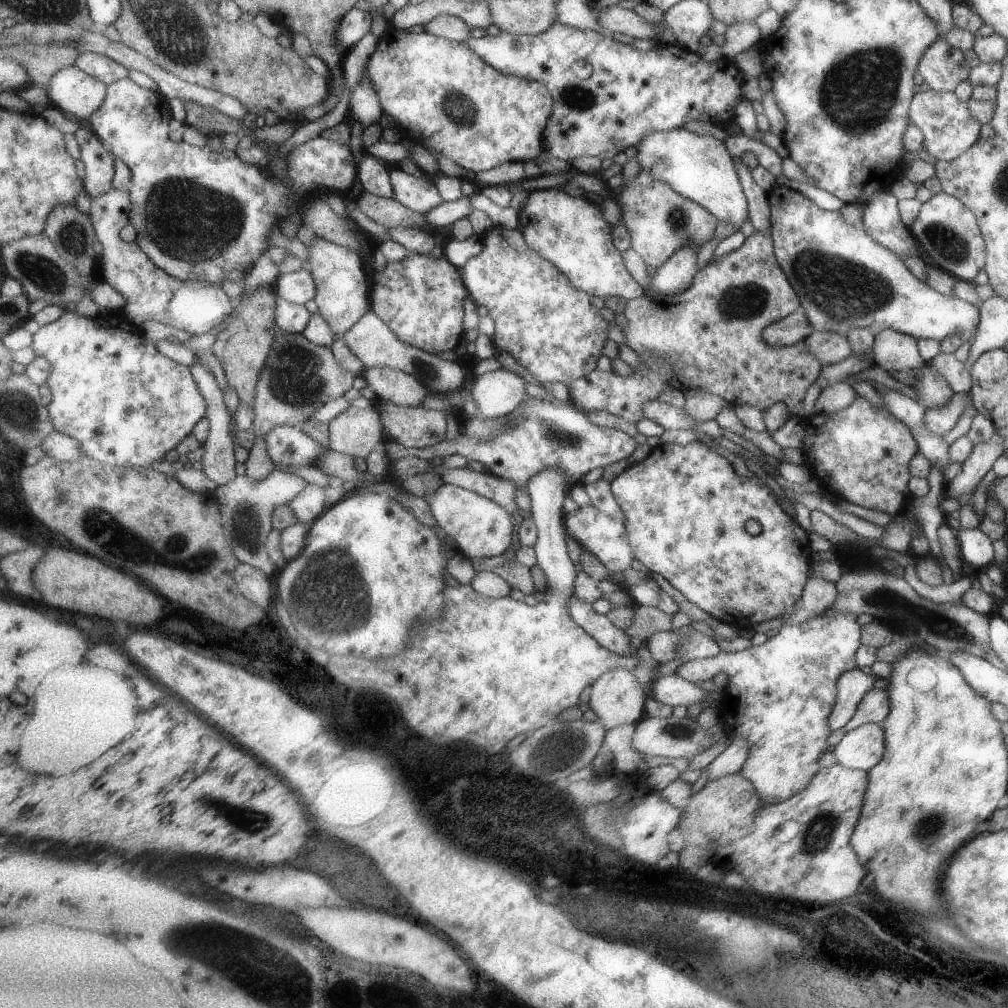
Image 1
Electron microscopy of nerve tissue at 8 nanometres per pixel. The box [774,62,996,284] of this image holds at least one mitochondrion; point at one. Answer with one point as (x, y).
(946, 244)

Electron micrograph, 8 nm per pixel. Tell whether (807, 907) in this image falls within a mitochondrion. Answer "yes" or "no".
no

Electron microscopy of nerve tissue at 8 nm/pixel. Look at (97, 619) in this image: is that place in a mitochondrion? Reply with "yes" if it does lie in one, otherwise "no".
no

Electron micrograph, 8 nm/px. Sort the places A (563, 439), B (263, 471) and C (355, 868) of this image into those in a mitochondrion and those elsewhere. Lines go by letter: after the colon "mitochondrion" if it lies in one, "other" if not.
A: mitochondrion
B: other
C: mitochondrion

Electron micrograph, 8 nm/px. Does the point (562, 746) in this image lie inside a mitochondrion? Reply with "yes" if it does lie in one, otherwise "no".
yes

